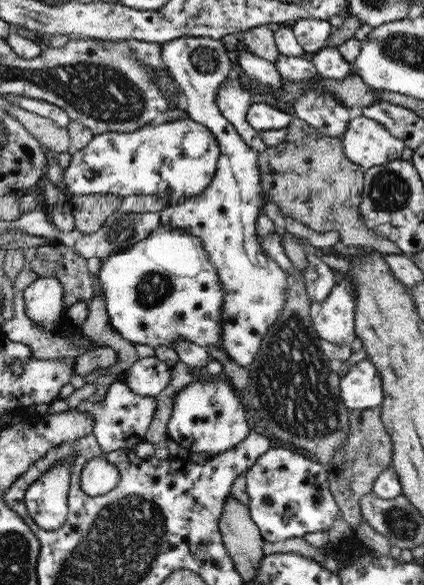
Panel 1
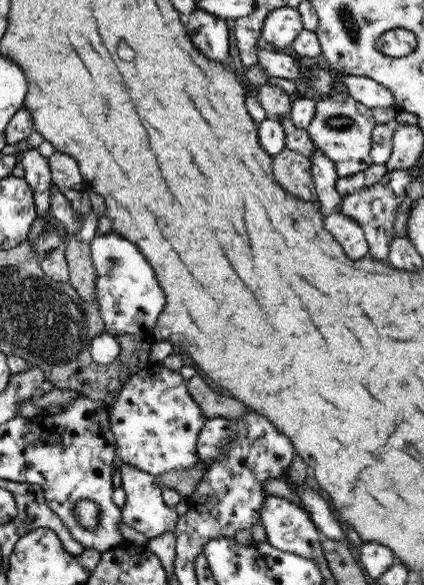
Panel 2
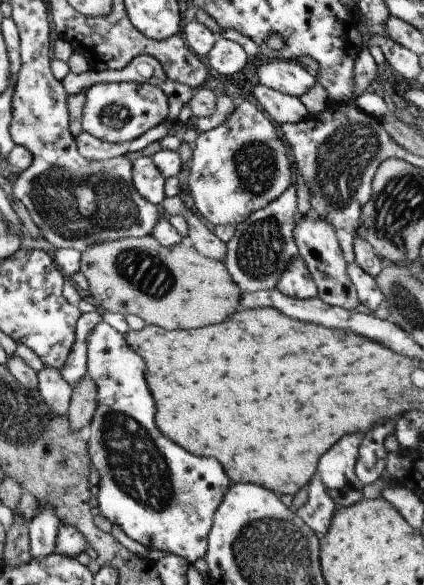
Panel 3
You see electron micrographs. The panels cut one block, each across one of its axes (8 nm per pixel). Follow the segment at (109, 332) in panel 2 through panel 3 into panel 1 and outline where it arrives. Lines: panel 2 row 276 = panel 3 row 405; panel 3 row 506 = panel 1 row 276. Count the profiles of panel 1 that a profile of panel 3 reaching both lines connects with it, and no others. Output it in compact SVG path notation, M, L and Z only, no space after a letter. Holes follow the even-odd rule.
M160 225L140 243L129 246L116 255L102 260L98 282L105 295L110 325L122 338L136 344L172 347L178 340L195 342L200 346L216 345L221 348L222 312L224 300L218 271L210 263L208 253L197 236L185 230Z

